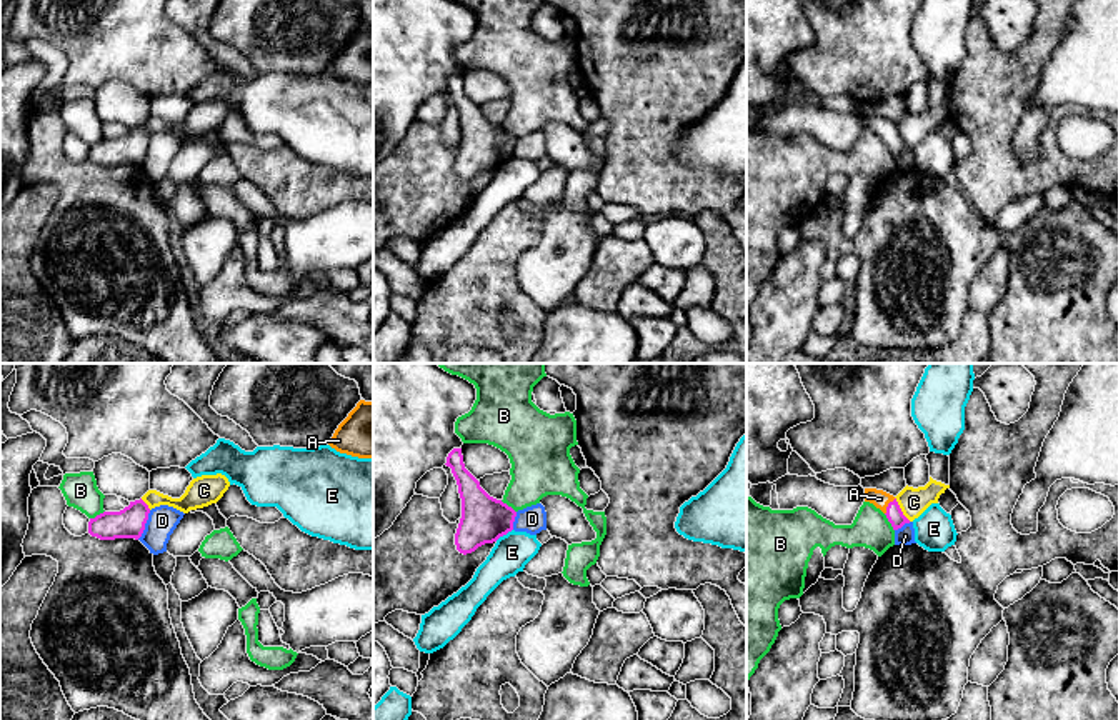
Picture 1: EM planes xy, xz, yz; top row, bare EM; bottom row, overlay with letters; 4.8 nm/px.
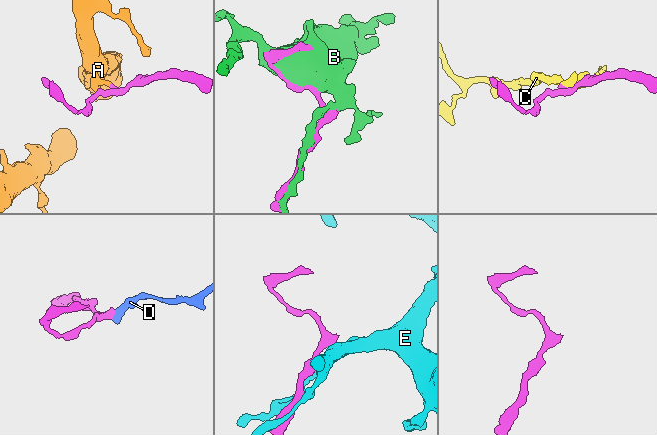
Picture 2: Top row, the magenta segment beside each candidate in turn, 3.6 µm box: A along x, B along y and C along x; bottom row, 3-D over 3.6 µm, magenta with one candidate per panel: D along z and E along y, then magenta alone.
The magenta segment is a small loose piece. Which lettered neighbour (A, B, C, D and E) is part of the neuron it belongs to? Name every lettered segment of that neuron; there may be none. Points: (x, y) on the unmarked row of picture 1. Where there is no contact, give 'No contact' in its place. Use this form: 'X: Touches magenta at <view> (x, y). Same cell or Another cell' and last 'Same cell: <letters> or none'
A: Touches magenta at yz (888, 132). Same cell
B: Touches magenta at yz (888, 147). Another cell
C: Touches magenta at yz (900, 135). Another cell
D: Touches magenta at xy (144, 152). Another cell
E: Touches magenta at xz (504, 160). Another cell
Same cell: A

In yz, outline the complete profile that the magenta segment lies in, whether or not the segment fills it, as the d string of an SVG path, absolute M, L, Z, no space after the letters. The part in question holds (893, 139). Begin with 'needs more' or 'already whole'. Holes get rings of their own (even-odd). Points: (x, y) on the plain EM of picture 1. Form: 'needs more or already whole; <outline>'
needs more; M865 115L865 128L870 128L880 135L886 142L893 157L898 157L905 150L910 150L910 147L903 142L896 125L883 117Z

